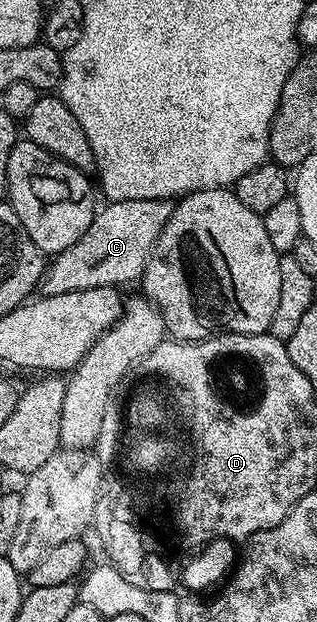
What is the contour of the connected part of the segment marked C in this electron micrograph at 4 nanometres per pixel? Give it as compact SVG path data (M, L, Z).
M157 198L156 200L120 200L107 201L106 207L99 209L94 215L92 224L88 224L88 232L72 244L72 248L64 248L64 252L53 255L42 275L40 290L43 295L63 294L64 292L84 292L88 288L104 288L112 286L122 288L125 282L137 283L146 270L152 248L164 228L168 224L168 216L174 211L174 202Z

